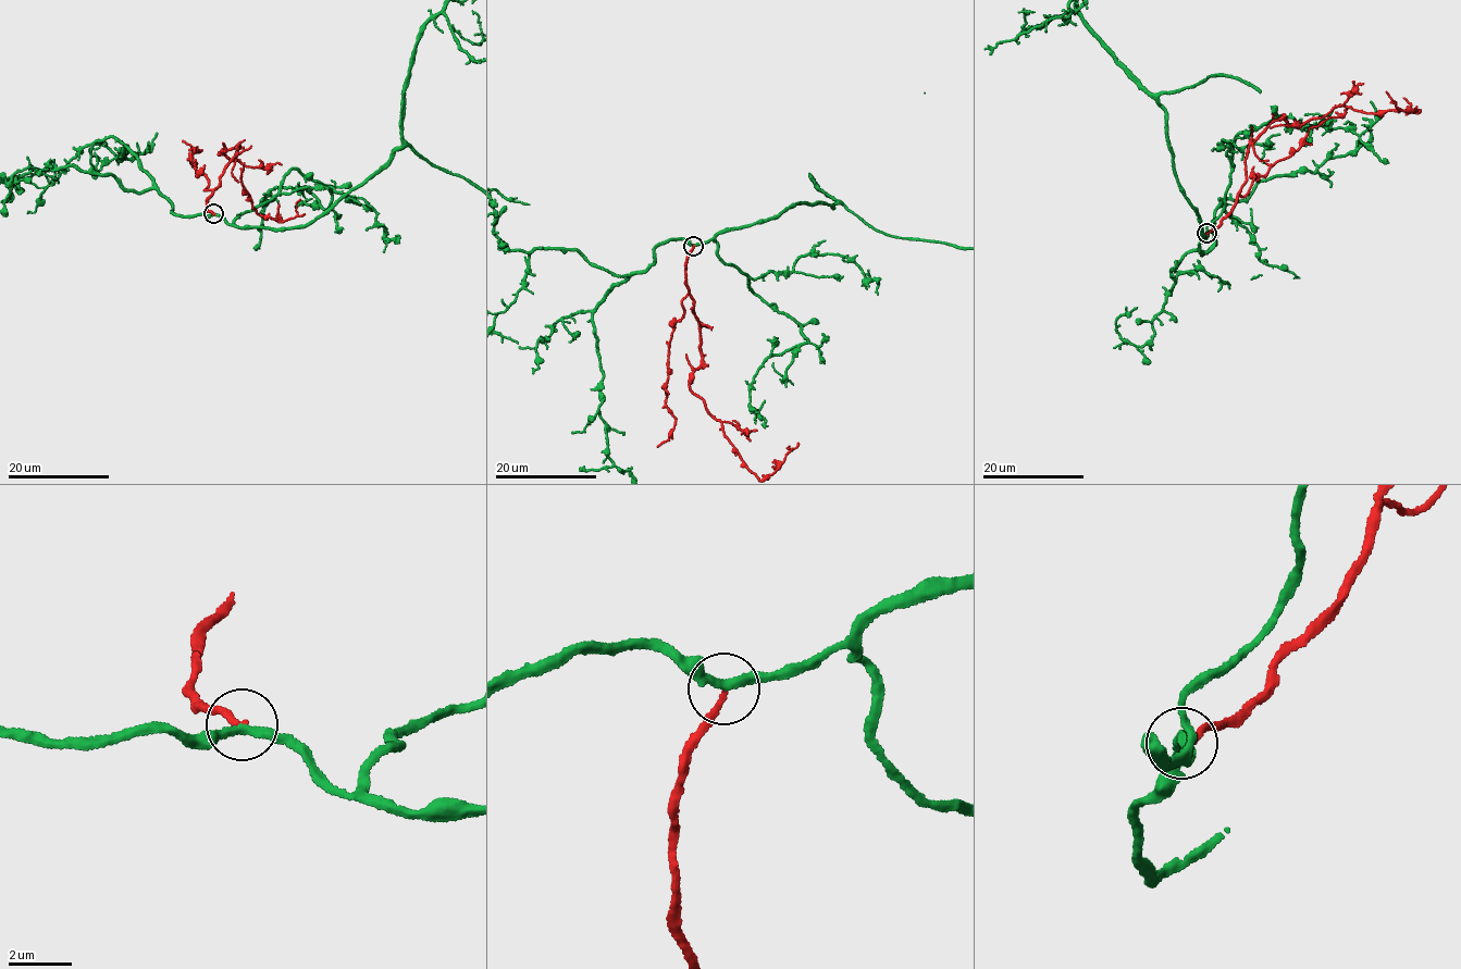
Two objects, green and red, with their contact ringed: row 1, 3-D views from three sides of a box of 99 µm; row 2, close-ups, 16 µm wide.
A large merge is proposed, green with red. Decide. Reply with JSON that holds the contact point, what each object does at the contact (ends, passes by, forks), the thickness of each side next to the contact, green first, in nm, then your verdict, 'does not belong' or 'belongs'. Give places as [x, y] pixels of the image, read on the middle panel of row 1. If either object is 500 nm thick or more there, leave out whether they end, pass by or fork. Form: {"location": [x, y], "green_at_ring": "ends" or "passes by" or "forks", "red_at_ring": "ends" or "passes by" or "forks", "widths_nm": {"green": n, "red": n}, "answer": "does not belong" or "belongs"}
{"location": [693, 246], "green_at_ring": "passes by", "red_at_ring": "ends", "widths_nm": {"green": 240, "red": 200}, "answer": "does not belong"}

